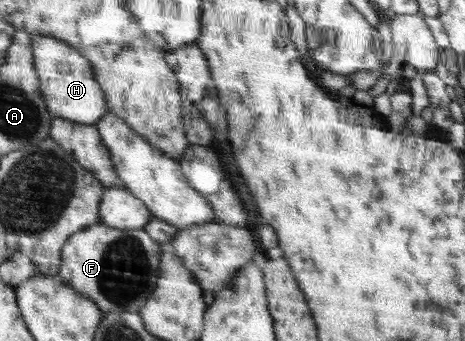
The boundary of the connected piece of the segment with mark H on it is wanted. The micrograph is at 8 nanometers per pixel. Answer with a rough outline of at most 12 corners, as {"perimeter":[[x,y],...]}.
{"perimeter":[[32,38],[51,114],[98,123],[110,110],[87,57]]}

